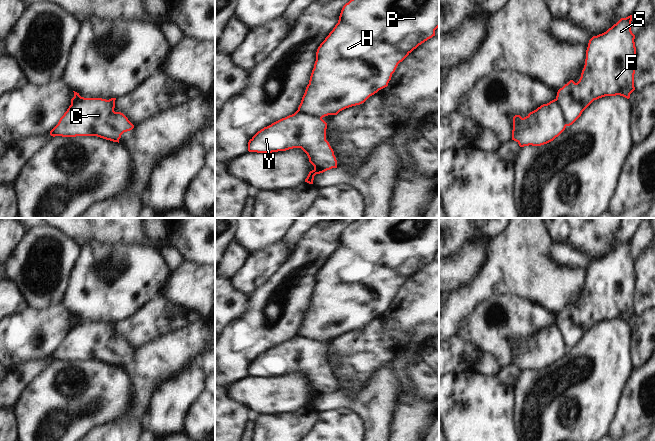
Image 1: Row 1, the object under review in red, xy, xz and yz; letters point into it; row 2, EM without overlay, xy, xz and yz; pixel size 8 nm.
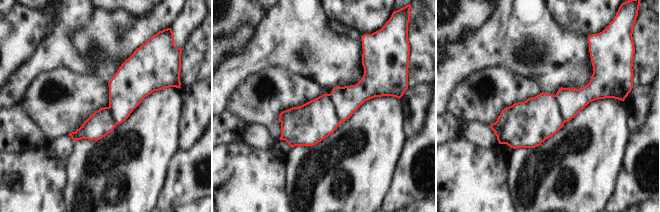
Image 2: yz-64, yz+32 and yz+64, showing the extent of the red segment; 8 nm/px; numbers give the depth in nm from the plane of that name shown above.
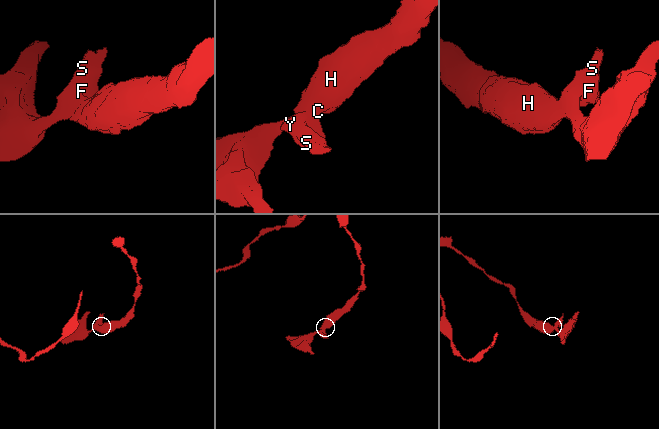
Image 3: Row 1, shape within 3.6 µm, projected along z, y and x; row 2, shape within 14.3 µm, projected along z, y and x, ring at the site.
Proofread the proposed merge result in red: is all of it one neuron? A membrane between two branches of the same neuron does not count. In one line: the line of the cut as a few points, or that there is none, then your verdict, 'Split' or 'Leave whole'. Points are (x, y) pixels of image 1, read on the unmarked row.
Split along yz (555, 323), (567, 349). Split

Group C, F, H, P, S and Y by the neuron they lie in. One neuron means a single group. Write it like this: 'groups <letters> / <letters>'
groups C H P / F S Y

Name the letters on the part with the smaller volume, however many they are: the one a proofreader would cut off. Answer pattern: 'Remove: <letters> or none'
Remove: F, S, Y

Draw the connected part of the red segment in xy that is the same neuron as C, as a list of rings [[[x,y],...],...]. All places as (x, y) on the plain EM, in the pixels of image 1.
[[[80,321],[74,328],[70,329],[58,348],[50,355],[50,359],[62,361],[97,360],[113,366],[118,366],[124,356],[130,355],[134,349],[121,336],[115,336],[115,324],[102,322]]]

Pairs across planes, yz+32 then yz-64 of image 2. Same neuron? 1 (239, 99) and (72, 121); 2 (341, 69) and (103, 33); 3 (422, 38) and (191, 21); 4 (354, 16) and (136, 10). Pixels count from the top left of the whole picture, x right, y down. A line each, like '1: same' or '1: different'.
1: same
2: different
3: different
4: same

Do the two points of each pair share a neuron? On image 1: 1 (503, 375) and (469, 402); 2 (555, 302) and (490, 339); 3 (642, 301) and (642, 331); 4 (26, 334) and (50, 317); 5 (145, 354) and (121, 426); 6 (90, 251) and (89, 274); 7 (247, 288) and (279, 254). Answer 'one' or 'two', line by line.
1: two
2: two
3: two
4: one
5: one
6: one
7: one

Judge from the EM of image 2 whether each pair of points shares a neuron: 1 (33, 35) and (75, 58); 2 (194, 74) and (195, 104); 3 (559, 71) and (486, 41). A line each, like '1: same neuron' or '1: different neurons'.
1: different neurons
2: different neurons
3: same neuron

